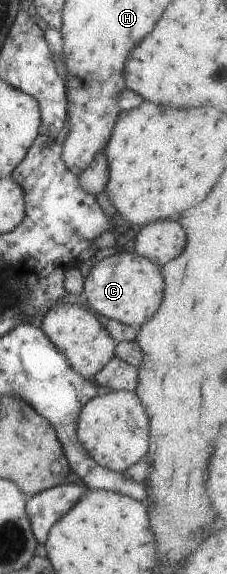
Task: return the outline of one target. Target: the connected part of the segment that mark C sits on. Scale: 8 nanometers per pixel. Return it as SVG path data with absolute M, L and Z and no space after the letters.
M123 252L96 261L85 278L83 297L97 314L136 329L154 317L163 300L165 280L156 263L139 256Z

